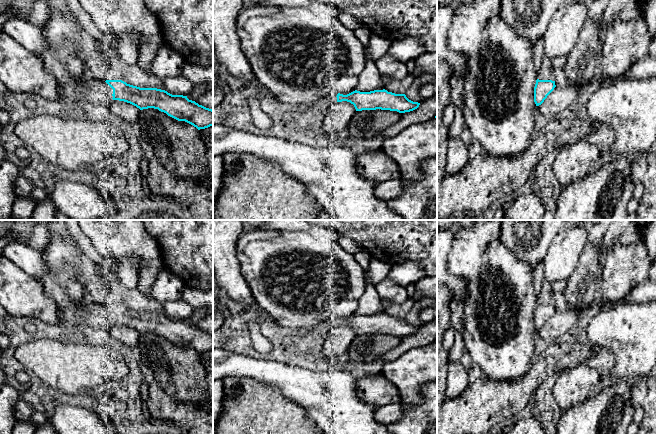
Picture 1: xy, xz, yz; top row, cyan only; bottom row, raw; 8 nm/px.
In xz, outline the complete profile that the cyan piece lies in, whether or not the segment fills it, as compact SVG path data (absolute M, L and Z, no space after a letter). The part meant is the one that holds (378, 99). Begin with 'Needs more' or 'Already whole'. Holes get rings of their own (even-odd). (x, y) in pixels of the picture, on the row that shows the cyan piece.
Needs more. M374 90L370 92L353 91L347 95L338 93L326 99L305 105L305 110L317 116L322 116L335 102L347 101L354 105L356 111L362 110L390 110L399 113L410 112L417 109L418 102L409 100L405 94L395 94L387 90Z

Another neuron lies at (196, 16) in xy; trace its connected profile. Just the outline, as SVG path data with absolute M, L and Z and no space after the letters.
M144 0L156 16L164 45L177 52L185 61L198 66L213 66L213 0Z

